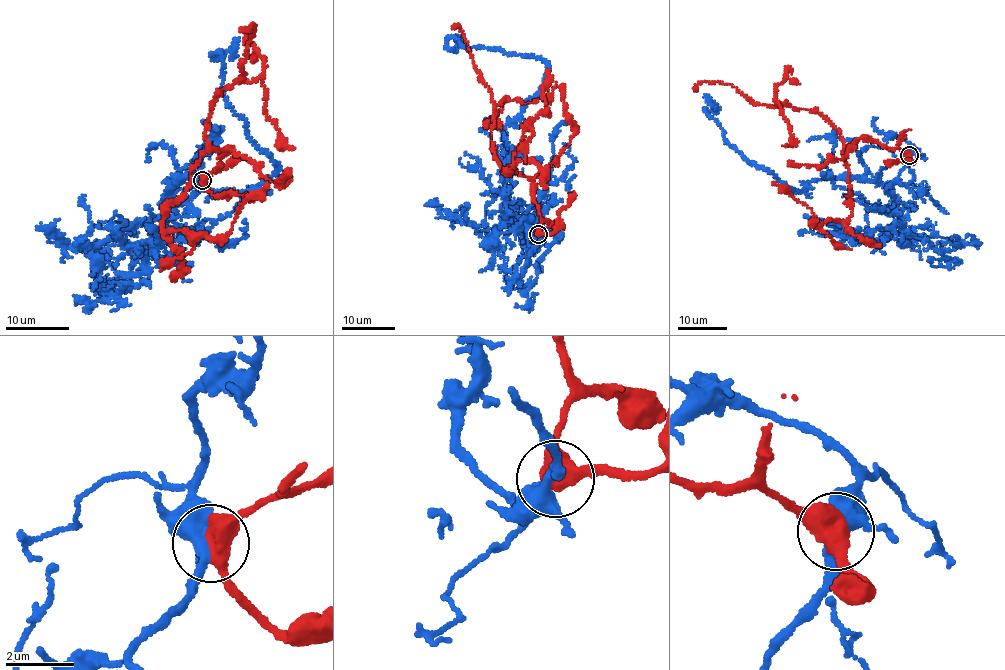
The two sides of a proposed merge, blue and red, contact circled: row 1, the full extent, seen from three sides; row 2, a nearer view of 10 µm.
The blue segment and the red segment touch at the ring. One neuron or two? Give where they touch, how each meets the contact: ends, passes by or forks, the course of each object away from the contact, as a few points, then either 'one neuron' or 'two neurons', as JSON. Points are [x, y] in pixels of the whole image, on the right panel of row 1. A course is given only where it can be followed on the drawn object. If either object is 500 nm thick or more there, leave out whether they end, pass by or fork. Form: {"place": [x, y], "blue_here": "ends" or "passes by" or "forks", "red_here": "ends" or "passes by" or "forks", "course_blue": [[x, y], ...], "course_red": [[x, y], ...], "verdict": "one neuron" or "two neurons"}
{"place": [909, 155], "course_blue": [[909, 155], [895, 183], [828, 176], [796, 190], [731, 147], [707, 111], [717, 109], [711, 100], [715, 109]], "course_red": [[909, 155], [861, 139], [847, 147], [852, 200], [845, 221], [811, 224], [810, 208], [773, 182]], "verdict": "one neuron"}

